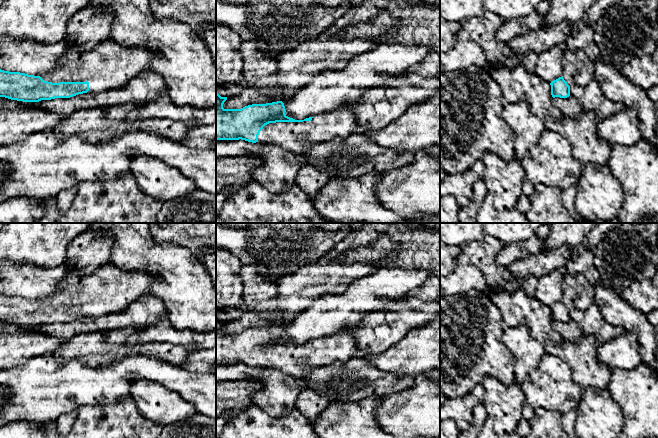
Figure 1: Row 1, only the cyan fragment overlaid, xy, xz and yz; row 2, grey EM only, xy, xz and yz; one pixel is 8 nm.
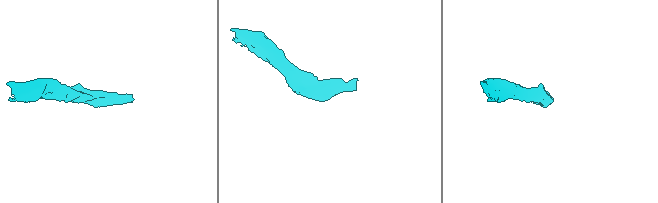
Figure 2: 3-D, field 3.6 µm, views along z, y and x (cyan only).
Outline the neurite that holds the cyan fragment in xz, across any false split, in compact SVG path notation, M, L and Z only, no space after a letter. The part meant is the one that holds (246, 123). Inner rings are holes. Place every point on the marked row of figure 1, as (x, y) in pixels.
M216 91L216 140L245 140L248 142L275 144L298 157L313 145L335 138L347 137L360 131L356 123L355 110L343 107L332 112L323 112L304 120L288 117L282 101L252 104L241 109L224 109L227 97L221 97Z

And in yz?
M566 49L563 66L563 75L550 83L553 98L567 98L571 86L585 86L594 78L595 62L583 50Z

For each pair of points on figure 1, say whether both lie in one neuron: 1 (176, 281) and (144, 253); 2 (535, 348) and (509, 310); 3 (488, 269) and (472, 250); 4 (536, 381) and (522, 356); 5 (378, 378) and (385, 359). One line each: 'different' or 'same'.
1: same
2: different
3: same
4: different
5: different

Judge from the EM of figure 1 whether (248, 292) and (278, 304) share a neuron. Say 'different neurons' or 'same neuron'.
different neurons

